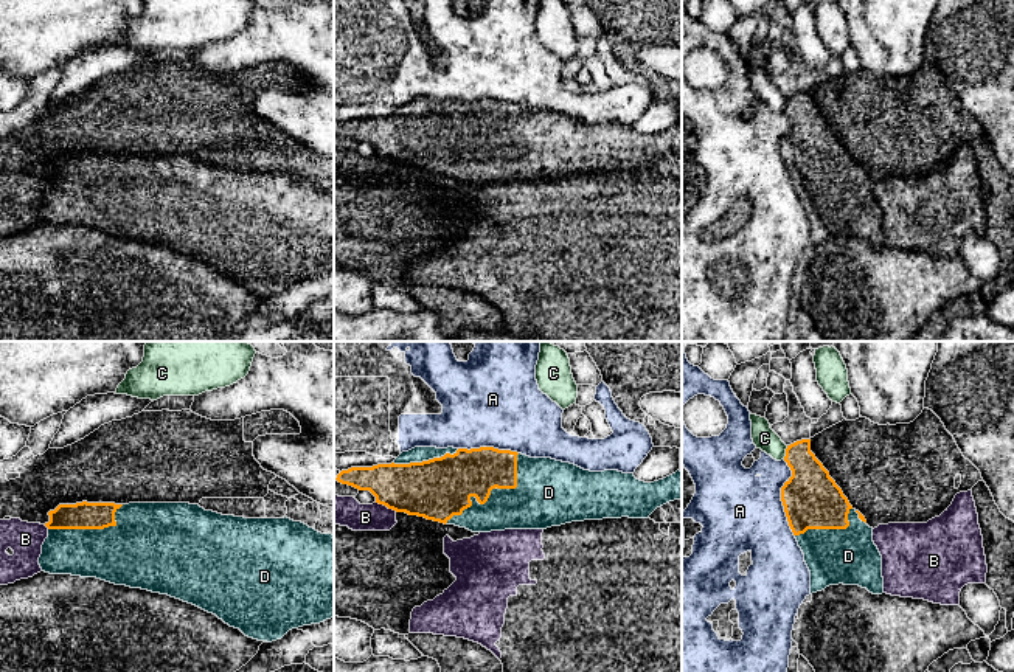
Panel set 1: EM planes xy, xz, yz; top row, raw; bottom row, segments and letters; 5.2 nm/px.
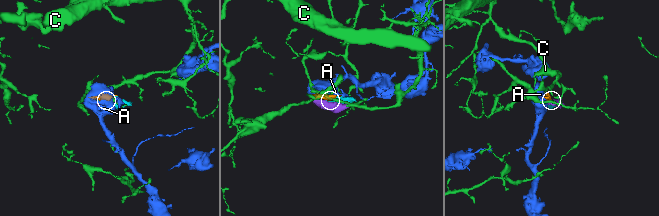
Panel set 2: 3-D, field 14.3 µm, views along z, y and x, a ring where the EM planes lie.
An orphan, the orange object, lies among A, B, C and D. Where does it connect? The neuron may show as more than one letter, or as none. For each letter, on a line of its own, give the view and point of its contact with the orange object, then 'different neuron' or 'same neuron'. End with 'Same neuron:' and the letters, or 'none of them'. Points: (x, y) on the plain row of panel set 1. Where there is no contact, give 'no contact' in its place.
A: yz (781, 151) | different neuron
B: xz (387, 159) | different neuron
C: yz (786, 104) | different neuron
D: xz (491, 142) | same neuron
Same neuron: D

